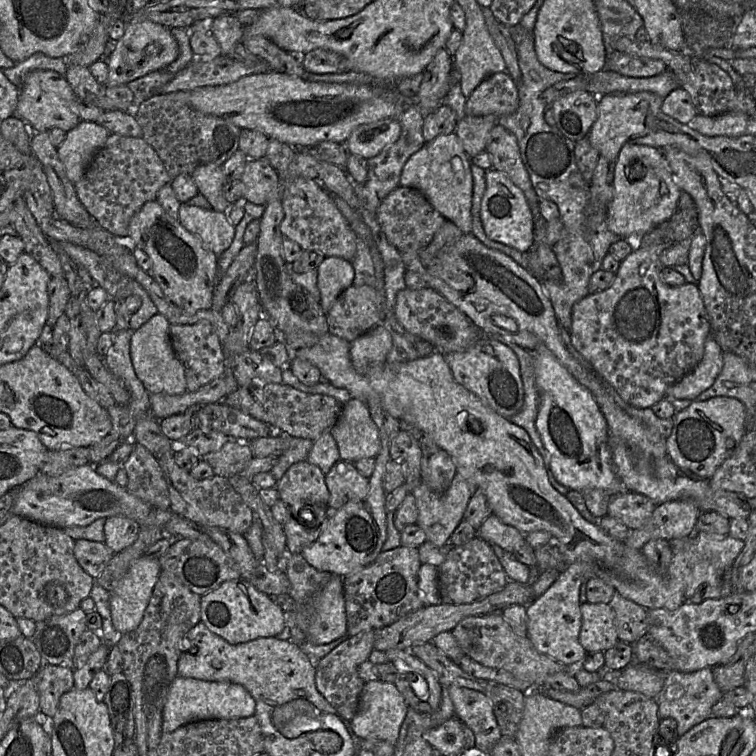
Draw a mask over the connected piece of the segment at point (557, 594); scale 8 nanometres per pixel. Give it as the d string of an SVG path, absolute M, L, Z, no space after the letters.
M575 562L560 572L555 582L543 595L526 606L528 637L534 647L543 654L569 666L578 666L587 651L579 641L582 626L580 587L594 577L593 568L584 562Z

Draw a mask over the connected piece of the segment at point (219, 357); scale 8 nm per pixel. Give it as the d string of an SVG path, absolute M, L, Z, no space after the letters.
M200 321L195 324L170 324L169 336L173 351L184 367L188 391L198 390L220 377L225 371L224 345L208 321Z

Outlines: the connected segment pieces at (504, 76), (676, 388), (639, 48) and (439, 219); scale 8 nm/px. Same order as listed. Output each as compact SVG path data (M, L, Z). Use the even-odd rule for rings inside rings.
M508 72L486 77L466 99L465 114L470 116L514 113L519 106L517 84Z
M709 336L704 343L704 354L701 361L692 371L667 389L664 399L694 400L714 383L722 366L722 350Z
M619 37L612 42L611 51L633 53L652 59L662 60L667 69L670 69L678 78L679 86L688 92L691 101L698 114L704 116L716 116L730 109L730 101L735 96L736 78L716 64L708 62L703 57L692 57L682 54L680 51L673 51L661 48L650 41L637 41L635 38Z
M399 186L380 204L377 221L390 244L402 254L408 250L421 251L431 243L446 219L430 204L419 190Z

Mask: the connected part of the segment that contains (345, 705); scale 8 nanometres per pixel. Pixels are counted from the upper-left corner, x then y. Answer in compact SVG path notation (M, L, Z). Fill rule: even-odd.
M380 630L366 631L348 637L325 657L316 661L315 684L317 690L349 722L357 712L359 697L365 685L365 681L358 675L358 668L362 663L368 661L377 631Z

